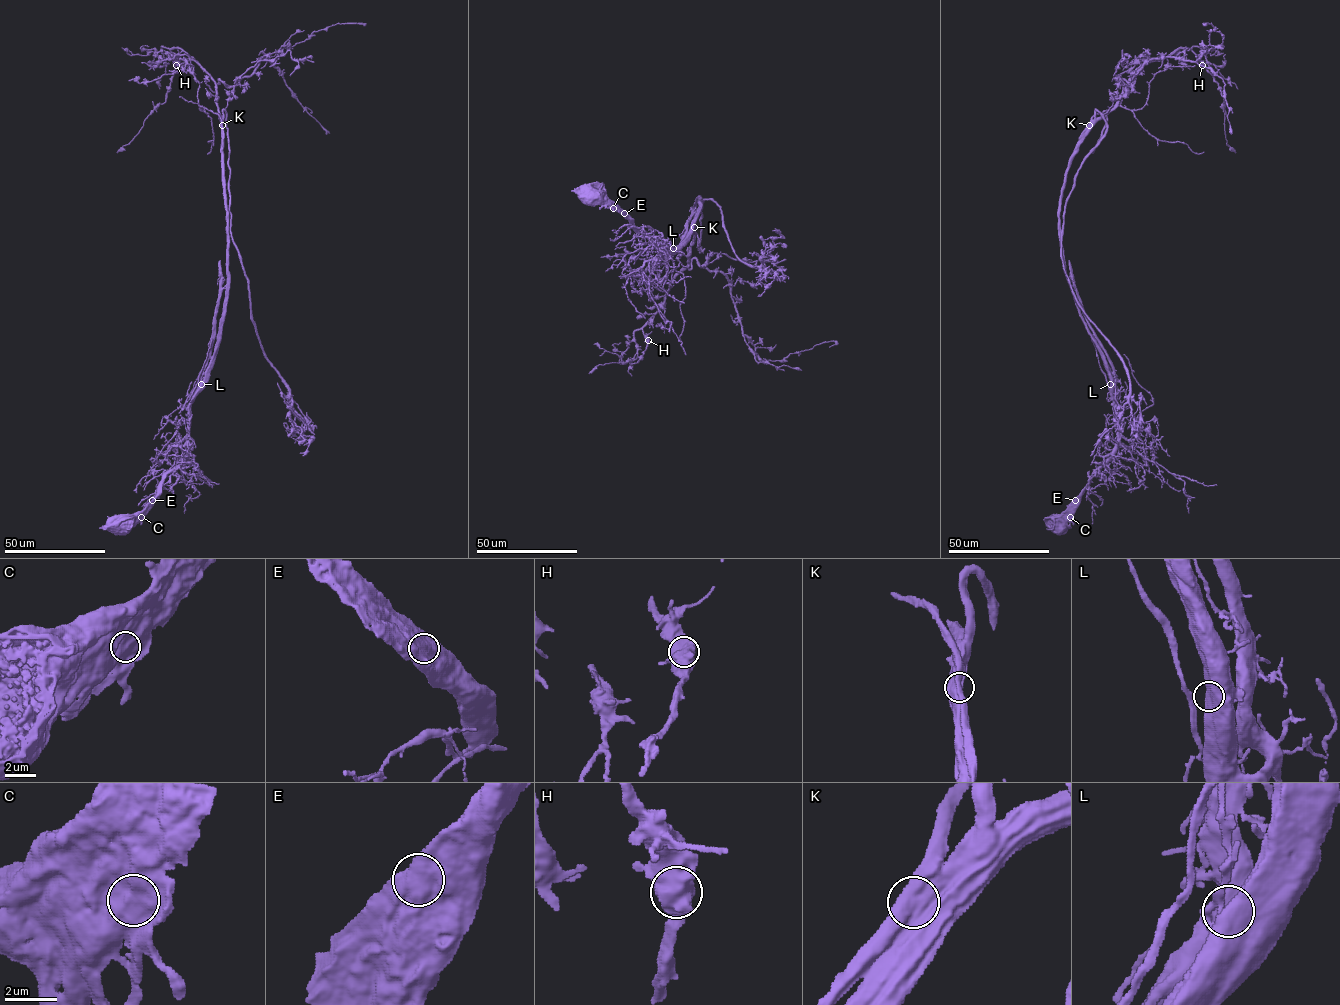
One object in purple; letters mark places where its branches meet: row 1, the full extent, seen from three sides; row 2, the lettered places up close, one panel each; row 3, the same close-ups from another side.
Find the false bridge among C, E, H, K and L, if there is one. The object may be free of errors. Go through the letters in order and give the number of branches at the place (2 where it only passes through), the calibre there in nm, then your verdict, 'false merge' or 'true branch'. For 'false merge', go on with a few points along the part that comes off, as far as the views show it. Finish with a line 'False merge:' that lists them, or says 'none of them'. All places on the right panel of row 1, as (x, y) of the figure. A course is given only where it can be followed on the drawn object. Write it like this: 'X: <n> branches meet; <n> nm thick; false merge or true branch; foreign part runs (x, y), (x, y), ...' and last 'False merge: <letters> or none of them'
C: 1 branches meet; 900 nm thick; true branch
E: 1 branches meet; 900 nm thick; true branch
H: 1 branches meet; 950 nm thick; true branch
K: 1 branches meet; 950 nm thick; false merge; foreign part runs (1089, 125), (1094, 115), (1122, 106), (1132, 110), (1141, 125), (1160, 140), (1184, 143), (1195, 153), (1204, 152)
L: 1 branches meet; 850 nm thick; true branch
False merge: K

